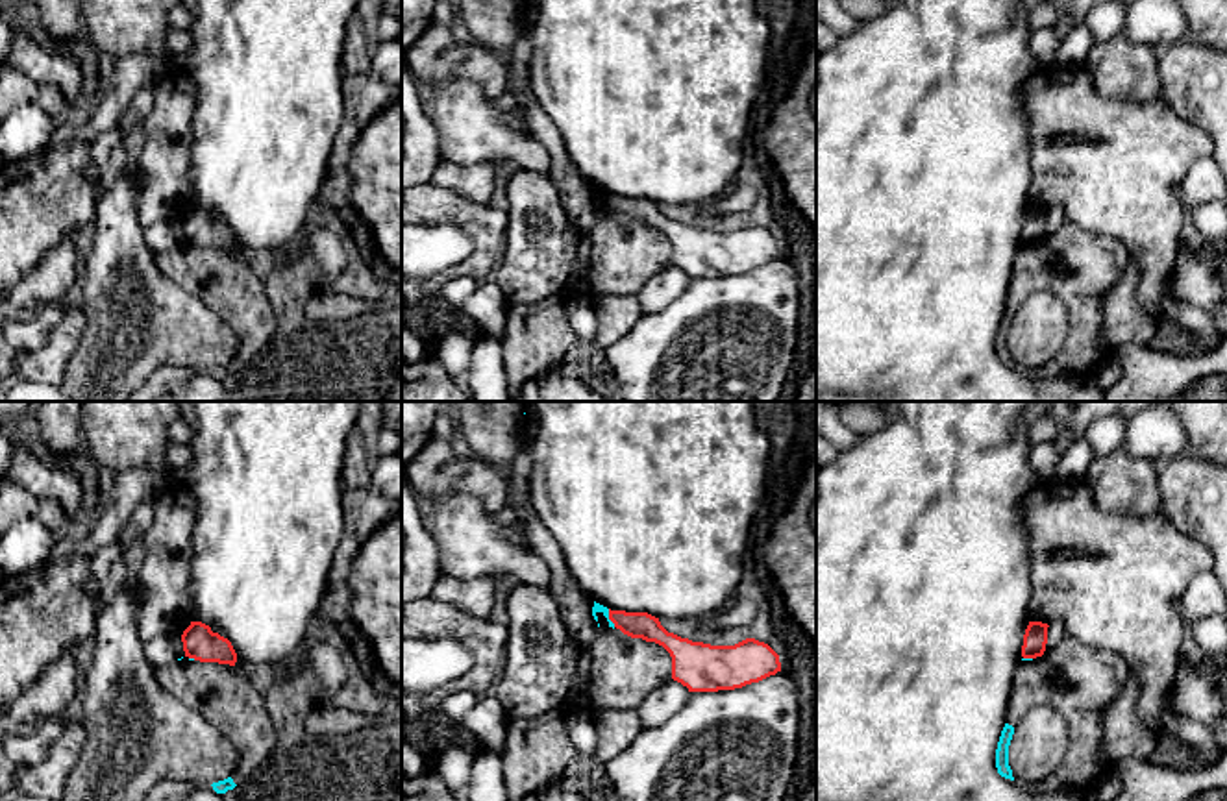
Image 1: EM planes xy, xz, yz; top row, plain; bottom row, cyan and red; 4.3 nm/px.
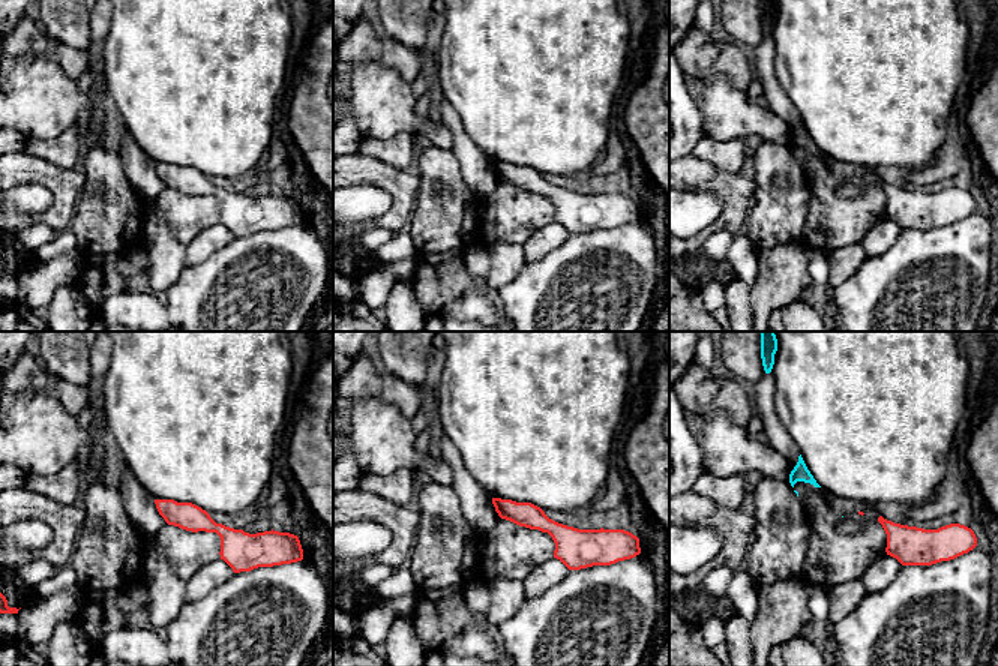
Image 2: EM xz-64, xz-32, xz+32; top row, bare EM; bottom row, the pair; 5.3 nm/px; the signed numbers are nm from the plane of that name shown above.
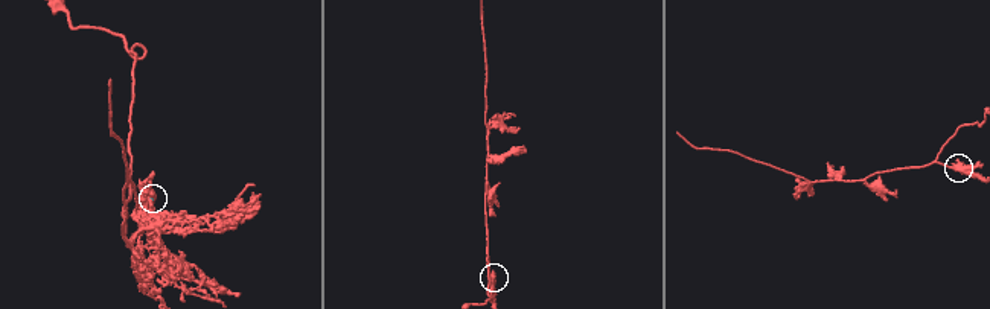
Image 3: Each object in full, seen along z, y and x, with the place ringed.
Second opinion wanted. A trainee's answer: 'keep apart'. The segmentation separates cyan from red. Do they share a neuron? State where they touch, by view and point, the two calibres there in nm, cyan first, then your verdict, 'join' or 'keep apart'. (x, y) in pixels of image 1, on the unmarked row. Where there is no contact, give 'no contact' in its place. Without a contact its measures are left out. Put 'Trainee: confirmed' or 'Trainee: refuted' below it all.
xz (607, 204) | 40/120 nm | keep apart
Trainee: confirmed

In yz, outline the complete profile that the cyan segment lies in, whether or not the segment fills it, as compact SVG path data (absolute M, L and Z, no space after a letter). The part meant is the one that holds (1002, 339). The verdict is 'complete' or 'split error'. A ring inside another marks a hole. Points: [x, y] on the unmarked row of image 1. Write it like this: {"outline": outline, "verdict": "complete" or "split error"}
{"outline": "M1066 222L1055 237L1022 244L1012 265L1007 309L996 335L996 353L1014 366L1009 331L1031 290L1047 289L1066 305L1070 329L1060 351L1044 366L1023 370L1038 381L1084 381L1107 359L1097 342L1103 329L1103 298L1122 279L1131 259L1125 244L1105 233Z", "verdict": "split error"}

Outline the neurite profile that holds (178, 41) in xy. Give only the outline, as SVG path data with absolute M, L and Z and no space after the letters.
M170 28L170 31L167 35L167 48L170 54L176 54L176 55L191 52L192 37L191 37L189 30Z

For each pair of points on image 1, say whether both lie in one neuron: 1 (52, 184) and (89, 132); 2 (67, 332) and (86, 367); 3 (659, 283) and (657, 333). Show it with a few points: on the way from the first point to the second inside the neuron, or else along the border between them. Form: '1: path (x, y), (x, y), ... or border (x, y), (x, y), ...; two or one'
1: border (89, 143), (67, 141), (60, 147), (49, 145); two
2: border (82, 309), (86, 332), (60, 382); two
3: border (689, 278), (678, 296), (643, 315); two

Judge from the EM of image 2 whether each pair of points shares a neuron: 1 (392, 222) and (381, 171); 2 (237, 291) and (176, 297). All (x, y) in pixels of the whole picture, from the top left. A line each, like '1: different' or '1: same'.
1: same
2: same

